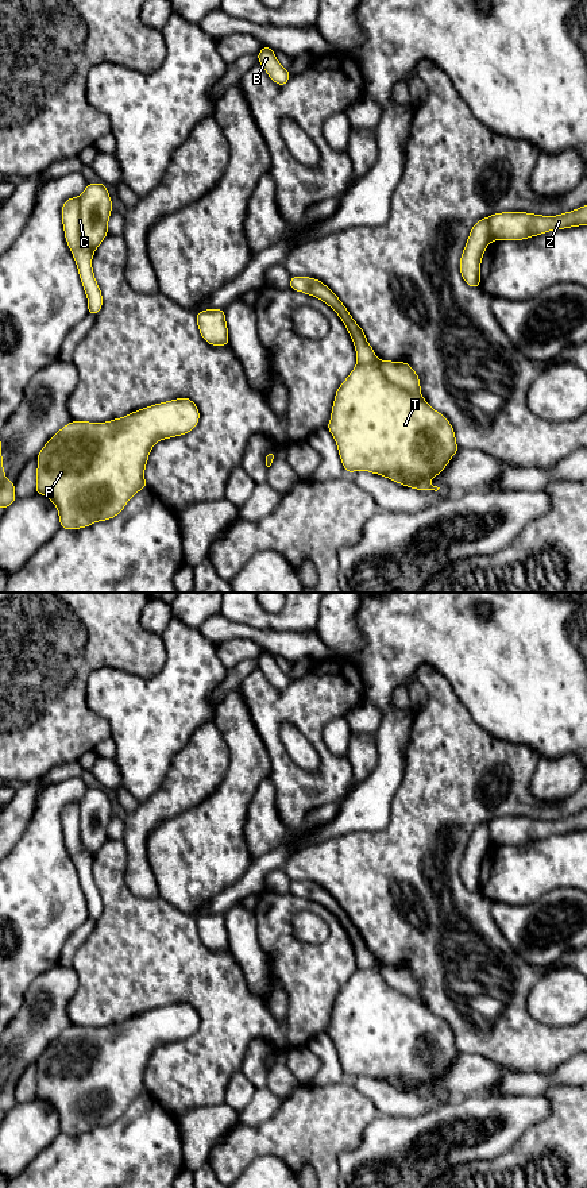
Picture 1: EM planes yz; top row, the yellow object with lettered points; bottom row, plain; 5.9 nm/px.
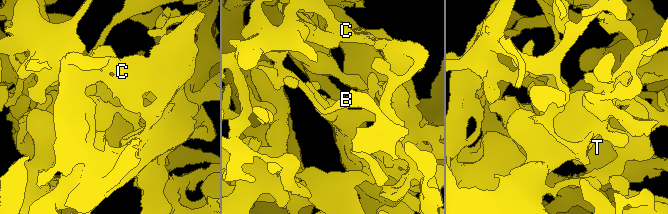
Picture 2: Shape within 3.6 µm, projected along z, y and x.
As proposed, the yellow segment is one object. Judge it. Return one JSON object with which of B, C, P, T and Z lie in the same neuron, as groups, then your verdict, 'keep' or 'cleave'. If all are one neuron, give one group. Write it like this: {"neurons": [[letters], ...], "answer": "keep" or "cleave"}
{"neurons": [["B", "C", "P", "T", "Z"]], "answer": "keep"}

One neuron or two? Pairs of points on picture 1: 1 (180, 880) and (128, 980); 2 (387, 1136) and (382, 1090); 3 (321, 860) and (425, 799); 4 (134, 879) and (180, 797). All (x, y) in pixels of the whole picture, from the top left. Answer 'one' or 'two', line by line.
1: two
2: two
3: one
4: one

